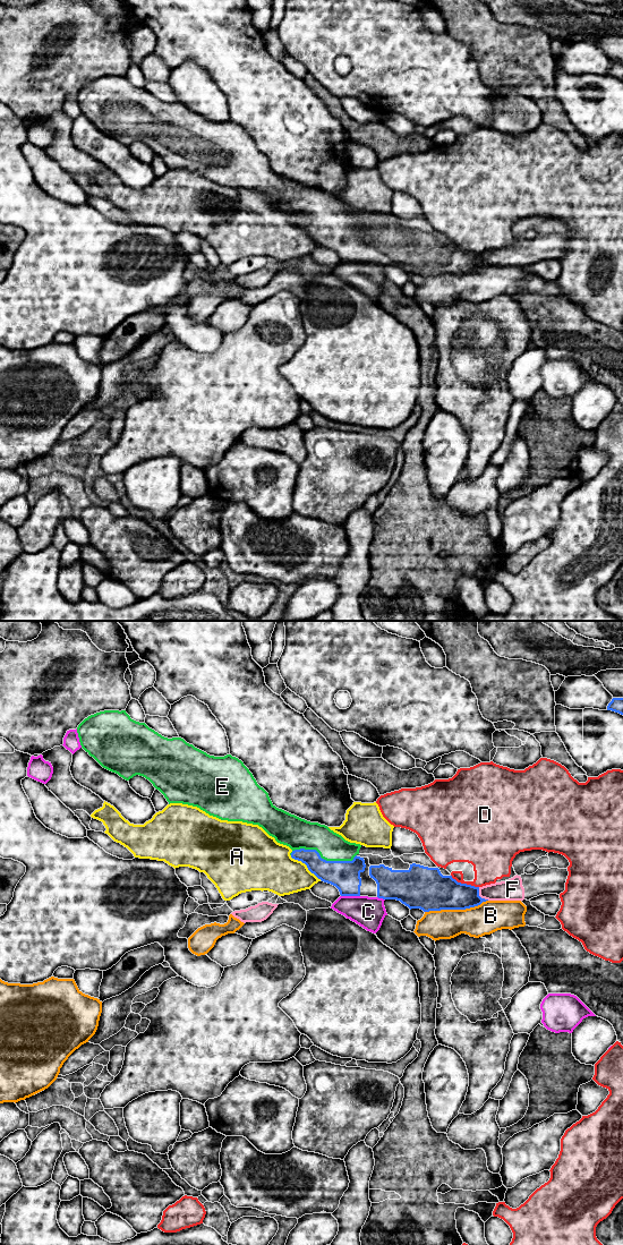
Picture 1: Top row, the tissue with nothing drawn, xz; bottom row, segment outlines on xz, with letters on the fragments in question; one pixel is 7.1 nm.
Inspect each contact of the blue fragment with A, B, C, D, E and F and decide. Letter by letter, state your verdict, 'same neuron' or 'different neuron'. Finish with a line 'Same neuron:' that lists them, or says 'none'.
A: different neuron
B: different neuron
C: different neuron
D: different neuron
E: same neuron
F: different neuron
Same neuron: E

